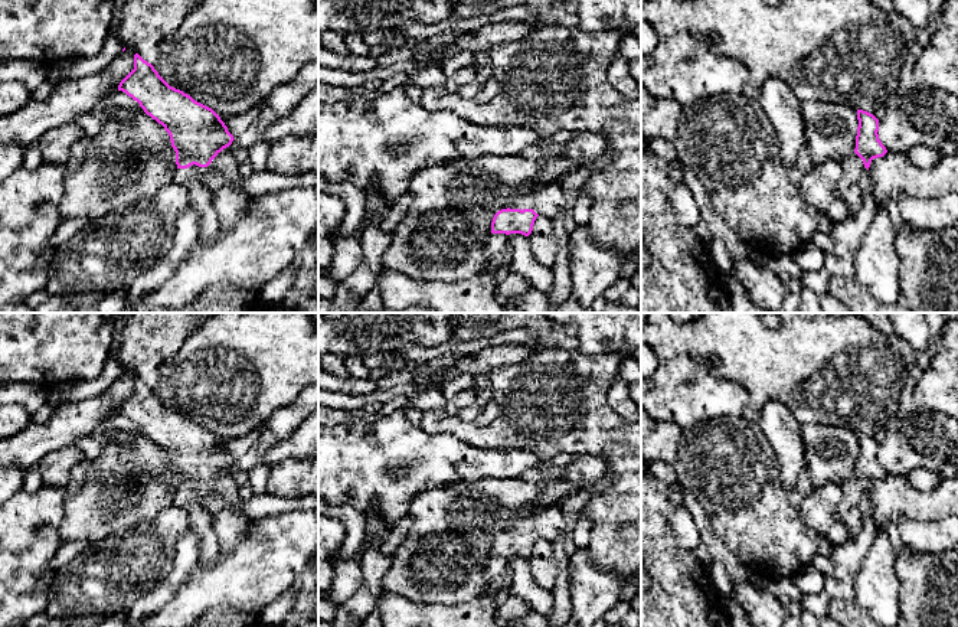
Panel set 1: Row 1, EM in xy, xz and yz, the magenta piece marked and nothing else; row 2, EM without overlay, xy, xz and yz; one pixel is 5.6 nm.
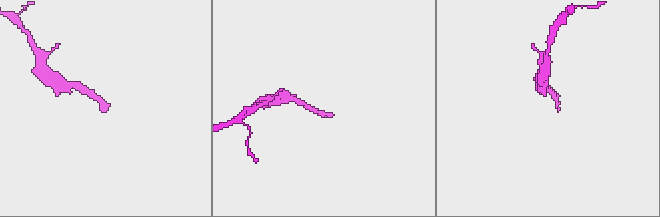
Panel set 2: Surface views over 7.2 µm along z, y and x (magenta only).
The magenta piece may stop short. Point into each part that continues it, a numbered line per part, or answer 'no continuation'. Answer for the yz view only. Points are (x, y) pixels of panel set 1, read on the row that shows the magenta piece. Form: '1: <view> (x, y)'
1: yz (853, 167)

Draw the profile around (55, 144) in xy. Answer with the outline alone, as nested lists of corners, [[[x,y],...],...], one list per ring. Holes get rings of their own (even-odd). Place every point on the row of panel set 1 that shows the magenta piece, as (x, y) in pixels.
[[[73,121],[48,130],[36,144],[45,161],[63,164],[71,154],[71,148],[82,140],[85,131]]]

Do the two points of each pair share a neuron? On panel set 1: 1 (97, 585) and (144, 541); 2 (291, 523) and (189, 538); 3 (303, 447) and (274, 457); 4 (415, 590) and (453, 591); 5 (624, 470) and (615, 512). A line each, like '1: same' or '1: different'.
1: same
2: different
3: same
4: same
5: same

